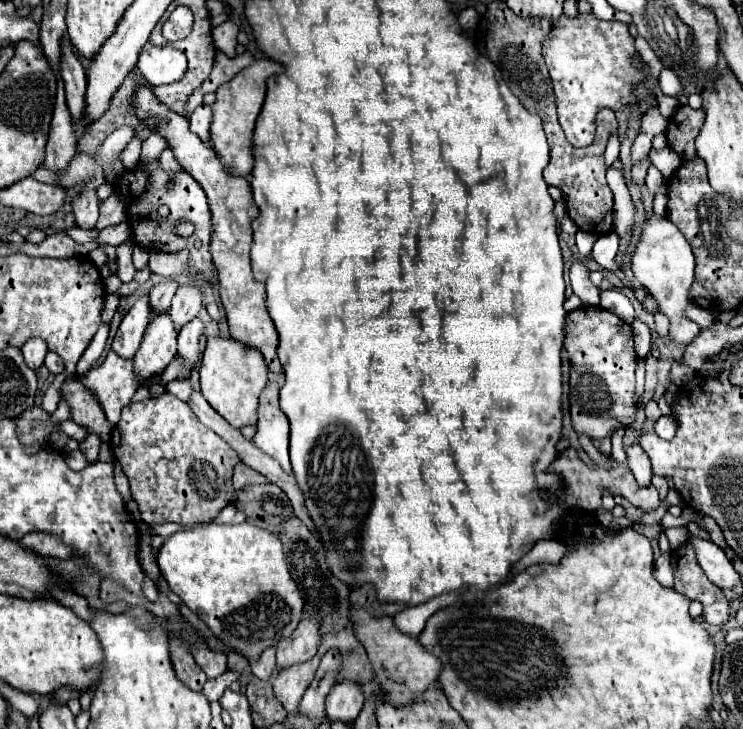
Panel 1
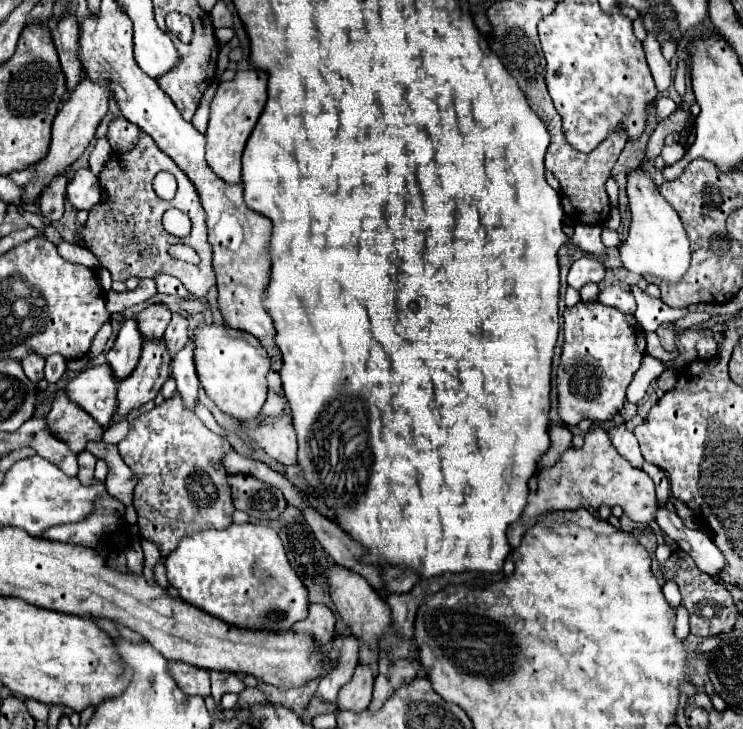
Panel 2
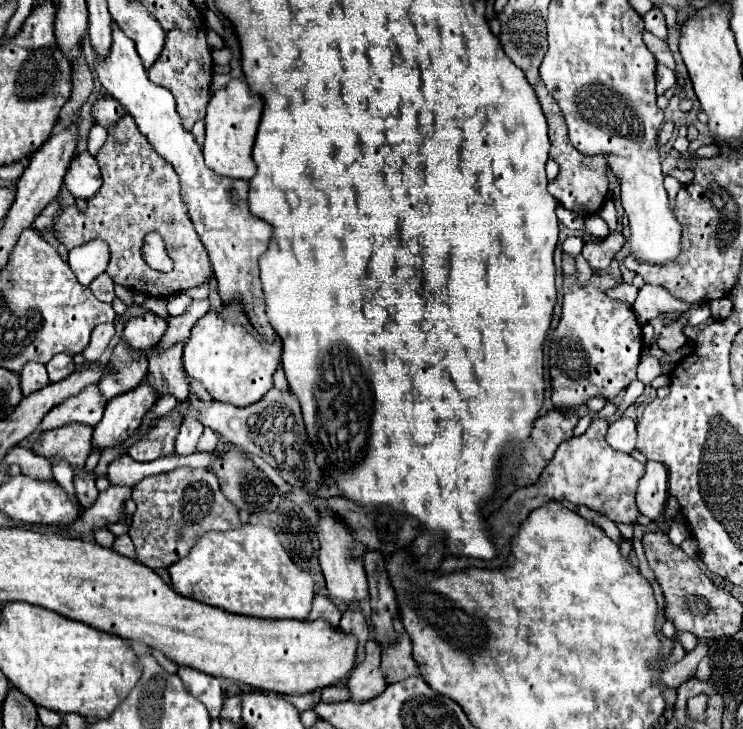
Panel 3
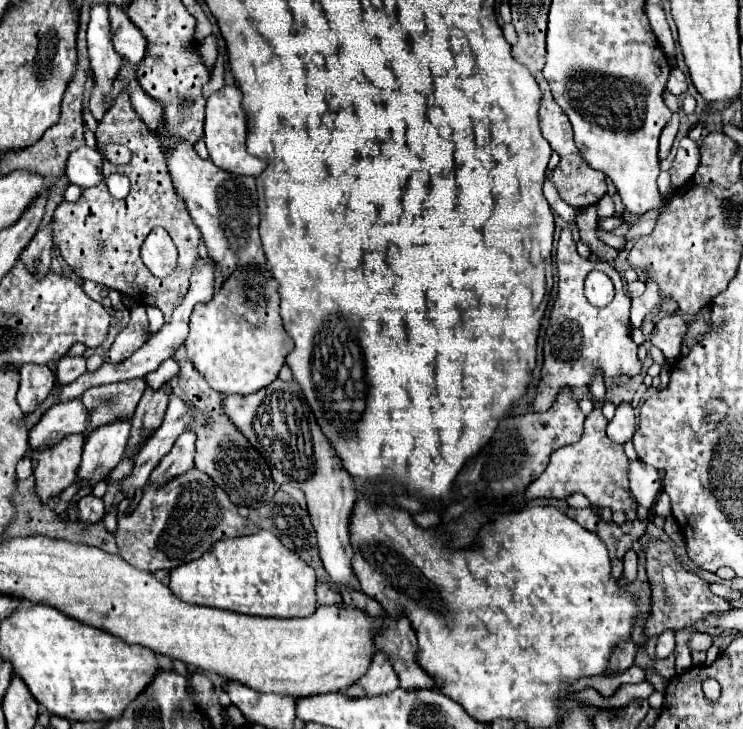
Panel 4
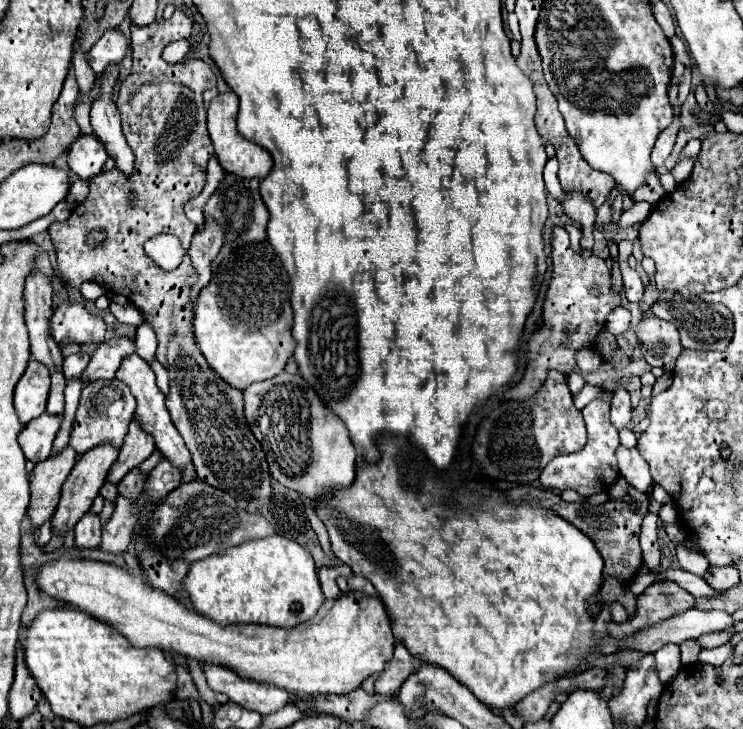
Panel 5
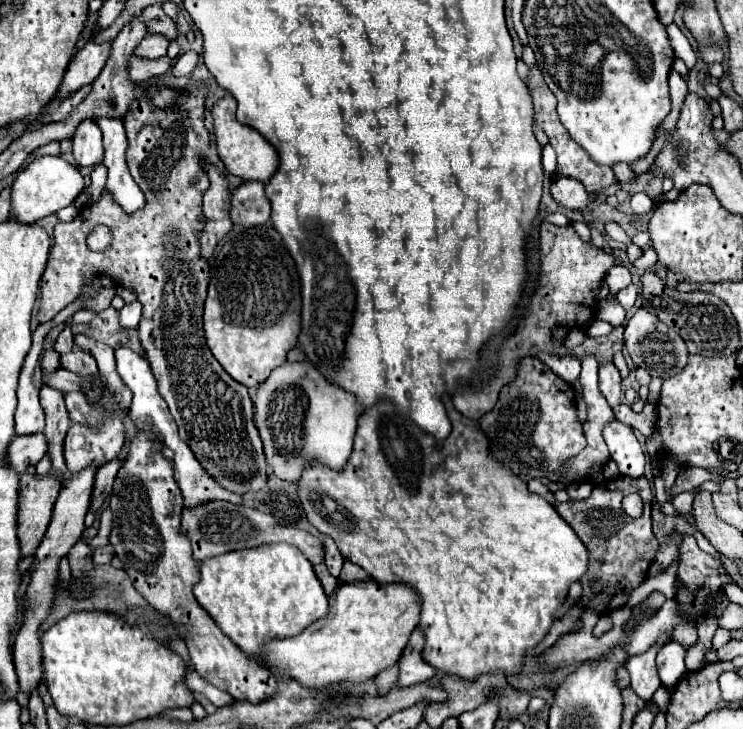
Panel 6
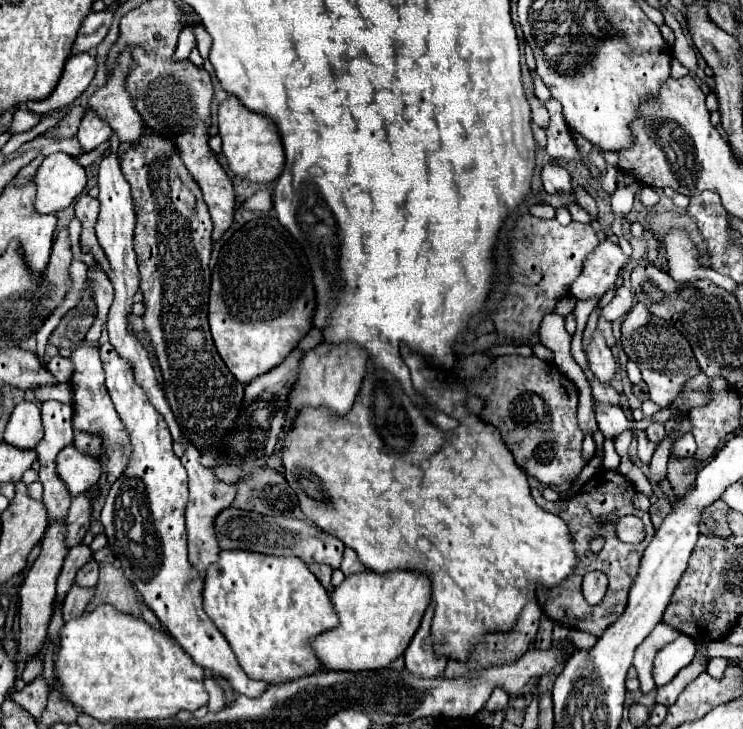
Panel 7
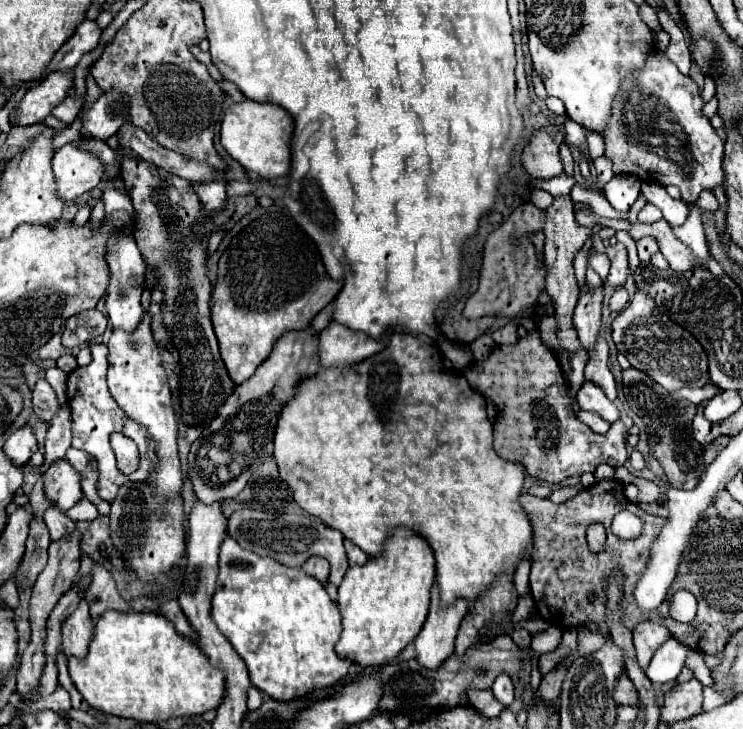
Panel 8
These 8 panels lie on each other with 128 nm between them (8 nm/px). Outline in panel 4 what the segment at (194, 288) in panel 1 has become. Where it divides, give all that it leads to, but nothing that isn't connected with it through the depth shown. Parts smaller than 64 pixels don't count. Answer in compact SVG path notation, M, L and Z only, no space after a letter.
M170 382L162 384L160 390L154 390L150 386L146 388L146 392L140 398L136 412L132 416L132 436L128 440L126 454L130 454L148 432L154 432L158 428L158 424L162 422L162 416L166 412L166 404L168 404L170 394L172 394Z

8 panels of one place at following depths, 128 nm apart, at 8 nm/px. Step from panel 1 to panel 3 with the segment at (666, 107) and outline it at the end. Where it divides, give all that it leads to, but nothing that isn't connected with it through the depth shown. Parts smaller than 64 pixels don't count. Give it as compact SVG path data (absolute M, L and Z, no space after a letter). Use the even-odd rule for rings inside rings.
M652 8L652 10L644 16L644 24L646 24L646 30L652 32L656 38L666 40L666 22L664 22L662 10ZM658 64L658 68L656 68L656 82L658 82L658 96L662 96L668 88L672 88L676 84L676 76L674 76L674 72L668 66Z

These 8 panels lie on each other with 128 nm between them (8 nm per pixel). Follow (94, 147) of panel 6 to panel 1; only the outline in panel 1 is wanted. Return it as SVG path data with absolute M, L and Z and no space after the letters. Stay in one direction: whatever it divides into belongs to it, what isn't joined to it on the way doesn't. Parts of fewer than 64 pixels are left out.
M82 192L76 200L72 200L76 224L82 230L94 230L98 222L98 196L96 192Z

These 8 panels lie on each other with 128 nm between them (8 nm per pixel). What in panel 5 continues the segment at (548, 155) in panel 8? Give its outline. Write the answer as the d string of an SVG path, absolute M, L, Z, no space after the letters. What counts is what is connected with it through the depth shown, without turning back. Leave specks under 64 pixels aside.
M564 192L564 200L562 200L562 208L566 212L566 216L582 230L582 246L584 248L592 248L592 232L594 232L594 224L596 224L596 208L592 206L590 200L586 200L582 194L570 194Z

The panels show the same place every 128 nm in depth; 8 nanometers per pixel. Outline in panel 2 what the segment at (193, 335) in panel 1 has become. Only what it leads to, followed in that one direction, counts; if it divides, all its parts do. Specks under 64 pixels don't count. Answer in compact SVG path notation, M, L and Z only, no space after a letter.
M192 340L186 342L186 346L174 356L172 360L172 376L178 384L178 392L184 398L184 404L188 410L192 410L196 396L198 396L198 376L196 376L196 368L194 368L194 344Z

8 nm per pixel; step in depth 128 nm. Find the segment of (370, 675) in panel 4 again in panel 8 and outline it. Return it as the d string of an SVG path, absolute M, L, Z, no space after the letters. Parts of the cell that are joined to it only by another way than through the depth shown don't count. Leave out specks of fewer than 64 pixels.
M438 586L432 588L430 612L428 612L422 632L418 634L418 638L414 642L416 660L422 668L434 670L454 654L456 632L458 632L458 626L466 614L466 610L468 610L468 606L462 600L458 600L456 606L442 608L440 598L438 598Z

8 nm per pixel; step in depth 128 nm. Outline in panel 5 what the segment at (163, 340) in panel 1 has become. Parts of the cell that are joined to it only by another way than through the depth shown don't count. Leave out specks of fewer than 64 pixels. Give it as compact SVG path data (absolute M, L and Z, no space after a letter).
M98 444L94 446L92 450L84 452L76 466L72 468L70 476L66 478L64 486L62 486L62 496L60 496L60 502L58 502L58 508L52 516L52 528L60 534L64 534L68 528L72 528L76 524L76 520L80 520L80 516L84 512L88 512L88 508L92 506L92 500L96 498L98 490L102 488L102 484L106 482L106 476L112 468L112 464L118 460L118 454L120 454L120 448L112 446L112 444Z

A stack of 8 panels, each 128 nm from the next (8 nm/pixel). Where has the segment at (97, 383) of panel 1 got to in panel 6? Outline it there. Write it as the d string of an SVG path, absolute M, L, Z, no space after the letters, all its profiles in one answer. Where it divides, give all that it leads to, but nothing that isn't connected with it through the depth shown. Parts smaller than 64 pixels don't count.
M36 432L30 436L16 436L8 446L10 464L18 472L24 472L30 464L38 464L42 460L42 456L48 452L46 448L48 444L42 432Z

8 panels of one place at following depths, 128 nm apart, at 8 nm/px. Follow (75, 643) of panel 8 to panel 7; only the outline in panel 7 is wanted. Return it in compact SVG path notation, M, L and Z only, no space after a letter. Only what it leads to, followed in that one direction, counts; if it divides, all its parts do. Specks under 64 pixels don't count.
M74 584L70 588L70 592L66 594L64 598L64 620L70 620L70 618L76 618L76 616L82 616L84 610L86 610L86 604L94 598L94 590L92 588L82 588L78 584Z

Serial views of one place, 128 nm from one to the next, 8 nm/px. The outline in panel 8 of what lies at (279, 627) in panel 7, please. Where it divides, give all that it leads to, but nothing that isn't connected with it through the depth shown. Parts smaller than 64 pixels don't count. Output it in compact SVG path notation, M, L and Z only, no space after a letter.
M228 536L224 538L220 548L220 572L210 614L218 630L228 638L232 648L244 660L252 684L274 700L298 698L312 688L336 684L338 678L344 678L350 672L352 662L340 660L334 652L334 644L340 638L342 624L338 606L330 600L326 588L300 568L282 566L276 560L246 552L238 546L236 540L230 540Z

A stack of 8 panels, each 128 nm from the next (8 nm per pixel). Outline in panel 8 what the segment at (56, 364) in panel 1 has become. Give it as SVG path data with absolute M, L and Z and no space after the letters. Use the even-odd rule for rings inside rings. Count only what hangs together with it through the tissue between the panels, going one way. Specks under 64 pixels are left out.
M92 344L90 346L92 352L92 362L84 368L76 368L74 372L68 374L68 404L72 408L72 446L86 450L88 454L92 454L98 462L98 470L100 470L100 480L98 480L98 494L100 498L112 502L116 498L118 488L124 482L132 482L132 480L146 480L152 464L154 464L154 444L152 440L146 436L144 428L138 428L136 422L132 422L130 418L126 418L122 414L122 410L118 408L118 404L114 402L114 398L108 392L106 386L106 370L108 370L108 348L106 344ZM112 432L122 432L124 436L132 438L136 442L136 446L140 448L140 466L136 472L132 474L122 474L118 470L118 462L114 458L114 452L110 448L110 434Z

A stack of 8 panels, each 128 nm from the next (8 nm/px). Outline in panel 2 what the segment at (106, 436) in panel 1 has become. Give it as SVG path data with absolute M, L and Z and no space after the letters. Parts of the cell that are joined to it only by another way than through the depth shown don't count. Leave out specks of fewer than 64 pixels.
M66 388L54 392L52 410L48 412L48 428L50 432L58 432L72 452L82 452L88 440L102 440L104 428L78 404L74 404Z

